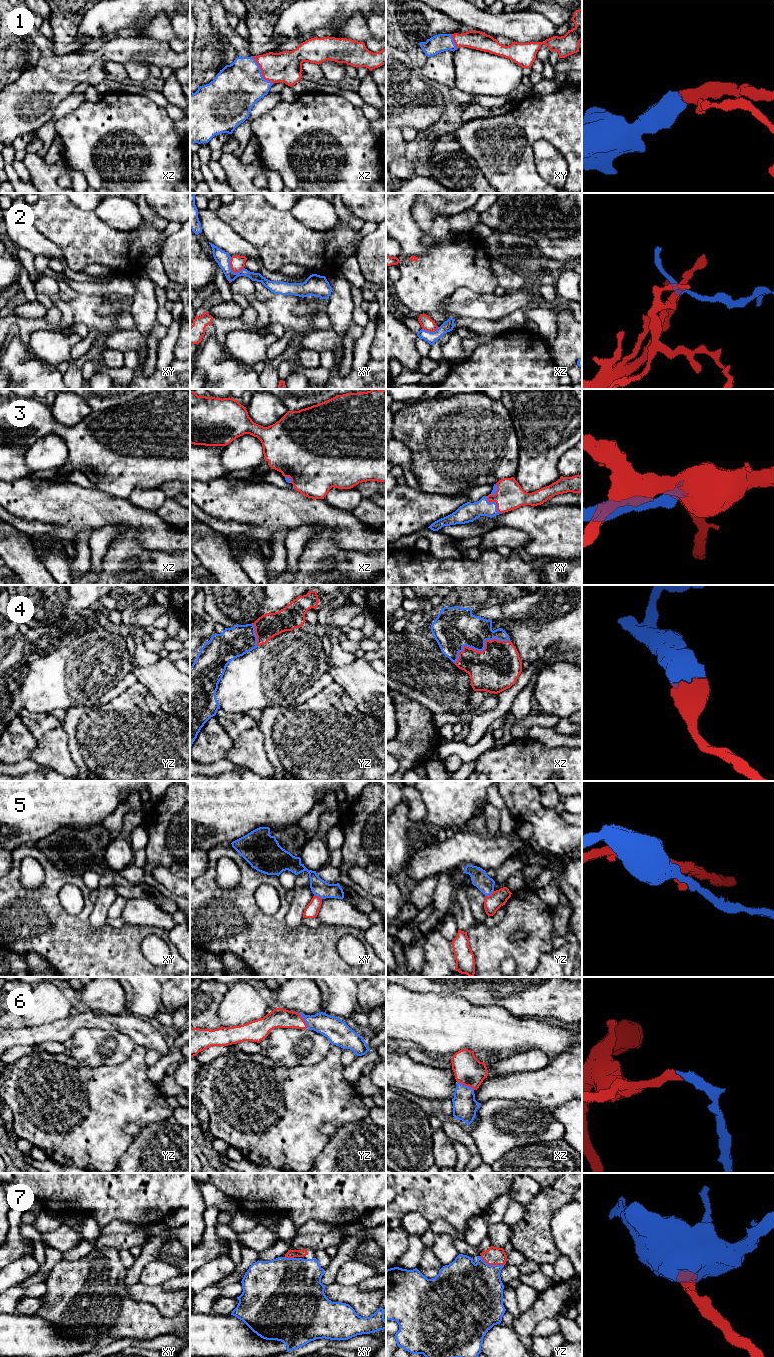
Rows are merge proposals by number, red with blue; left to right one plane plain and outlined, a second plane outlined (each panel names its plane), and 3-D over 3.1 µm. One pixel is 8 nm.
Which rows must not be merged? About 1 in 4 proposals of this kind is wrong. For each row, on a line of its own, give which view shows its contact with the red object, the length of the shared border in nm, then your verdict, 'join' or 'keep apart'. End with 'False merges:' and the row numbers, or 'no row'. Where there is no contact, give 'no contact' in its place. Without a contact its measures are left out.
1: contact in xz; length 280 nm; join
2: contact in xy; length 150 nm; keep apart
3: contact in xy; length 190 nm; join
4: contact in xz; length 480 nm; join
5: contact in yz; length 90 nm; keep apart
6: contact in xz; length 160 nm; join
7: contact in yz; length 200 nm; join
False merges: 2, 5

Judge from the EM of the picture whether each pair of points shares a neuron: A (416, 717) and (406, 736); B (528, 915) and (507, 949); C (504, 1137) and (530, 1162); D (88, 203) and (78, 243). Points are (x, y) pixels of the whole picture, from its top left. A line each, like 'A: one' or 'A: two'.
A: one
B: one
C: two
D: two

